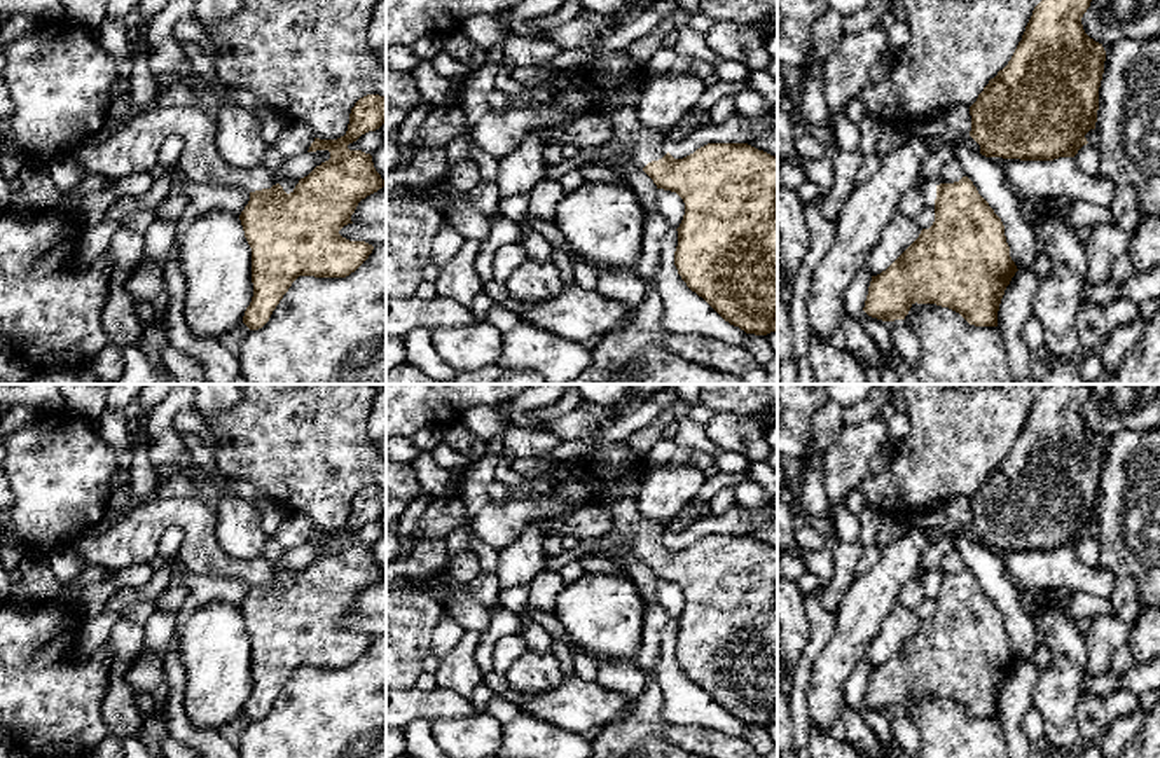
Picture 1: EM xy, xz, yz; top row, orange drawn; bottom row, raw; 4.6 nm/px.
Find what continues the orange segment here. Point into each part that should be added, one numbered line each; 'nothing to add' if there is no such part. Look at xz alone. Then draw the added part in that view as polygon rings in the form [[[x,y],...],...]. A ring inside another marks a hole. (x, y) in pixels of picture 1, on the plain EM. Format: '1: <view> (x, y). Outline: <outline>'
1: xz (629, 531). Outline: [[[636,496],[608,501],[599,506],[611,513],[611,529],[594,541],[601,541],[608,548],[631,552],[638,561],[667,545],[662,538],[664,526],[639,515]]]

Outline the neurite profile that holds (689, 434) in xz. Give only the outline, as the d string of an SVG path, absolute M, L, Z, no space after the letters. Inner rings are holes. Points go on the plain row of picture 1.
M687 416L674 419L674 440L678 445L687 445L694 451L702 451L715 459L715 466L722 473L737 473L749 468L751 461L741 454L723 451L715 445L704 426L690 421Z

